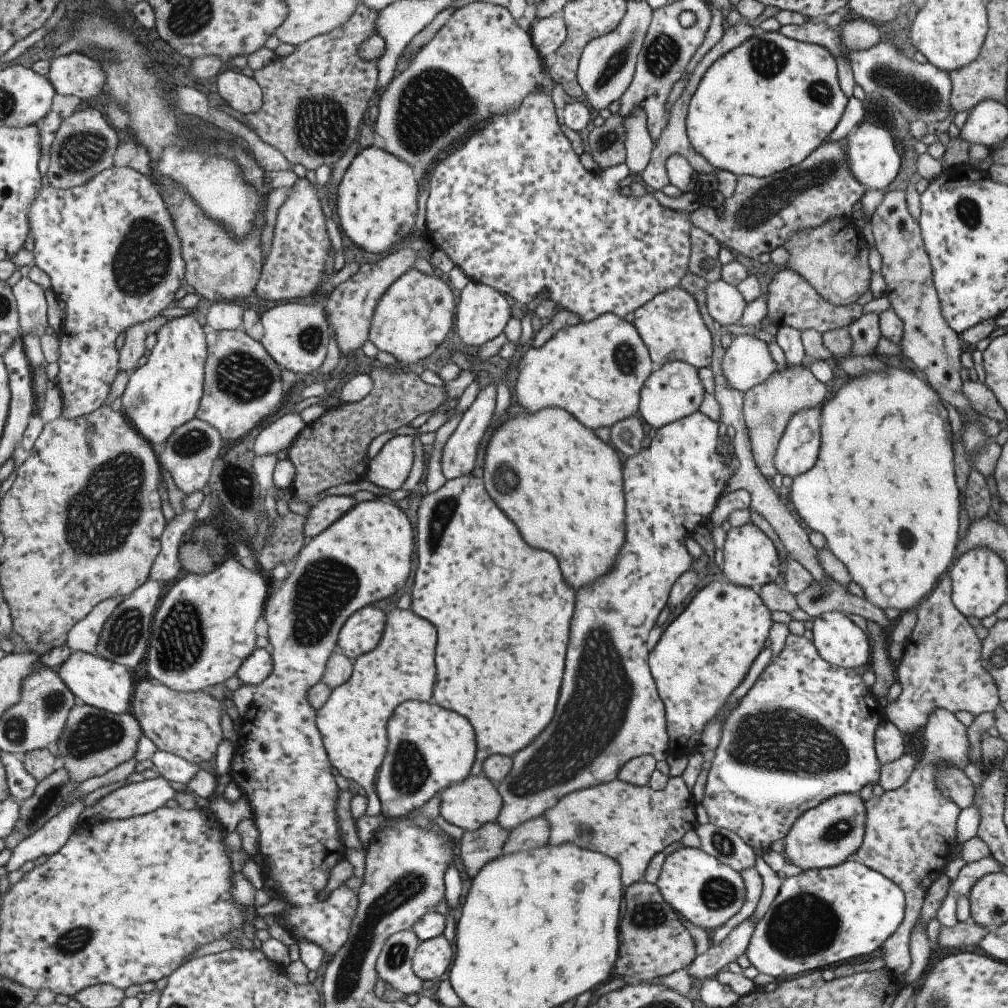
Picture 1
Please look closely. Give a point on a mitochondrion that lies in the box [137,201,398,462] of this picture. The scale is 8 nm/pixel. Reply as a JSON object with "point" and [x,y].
{"point":[243,378]}

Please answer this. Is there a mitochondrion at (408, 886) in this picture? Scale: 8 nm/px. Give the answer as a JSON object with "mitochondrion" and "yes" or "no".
{"mitochondrion":"yes"}

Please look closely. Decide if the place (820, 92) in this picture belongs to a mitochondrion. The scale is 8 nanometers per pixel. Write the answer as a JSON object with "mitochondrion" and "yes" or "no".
{"mitochondrion":"yes"}

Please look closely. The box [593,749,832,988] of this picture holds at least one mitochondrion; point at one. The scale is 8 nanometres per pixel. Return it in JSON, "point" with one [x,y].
{"point":[717,894]}

